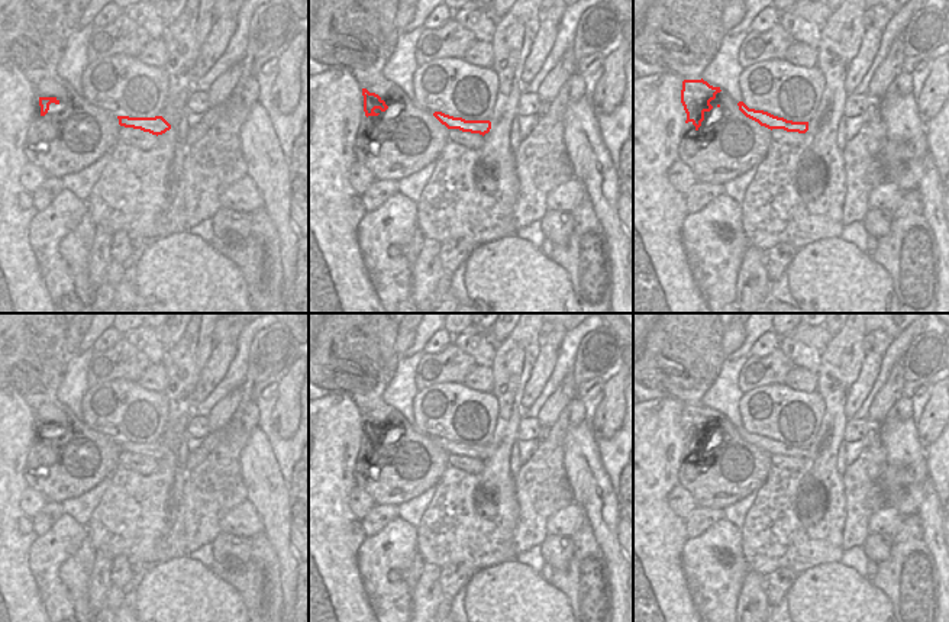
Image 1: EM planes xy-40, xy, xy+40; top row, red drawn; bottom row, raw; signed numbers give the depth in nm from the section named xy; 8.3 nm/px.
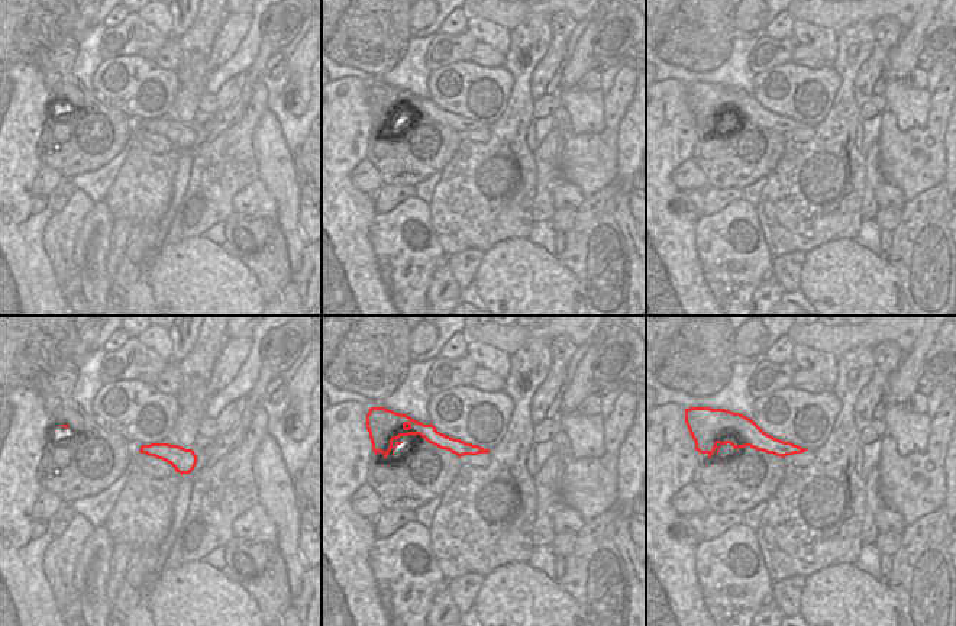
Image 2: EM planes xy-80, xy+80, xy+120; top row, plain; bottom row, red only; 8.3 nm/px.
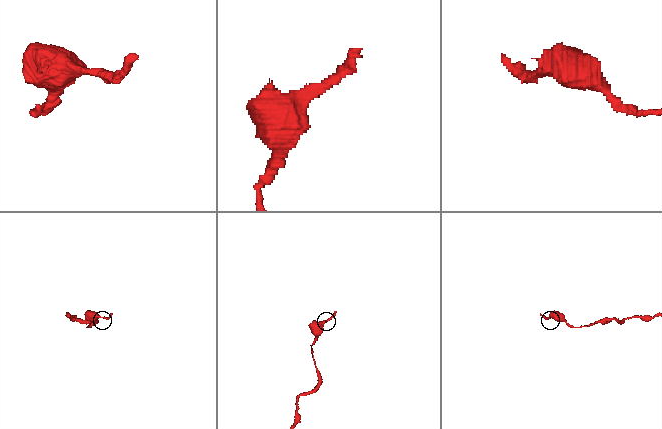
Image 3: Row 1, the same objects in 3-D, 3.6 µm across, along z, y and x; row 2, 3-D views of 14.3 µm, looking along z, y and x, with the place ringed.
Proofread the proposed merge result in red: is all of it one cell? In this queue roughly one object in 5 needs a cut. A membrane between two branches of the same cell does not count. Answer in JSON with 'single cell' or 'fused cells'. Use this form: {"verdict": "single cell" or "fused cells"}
{"verdict": "single cell"}

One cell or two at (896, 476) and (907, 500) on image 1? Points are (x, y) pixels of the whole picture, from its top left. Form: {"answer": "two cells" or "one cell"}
{"answer": "one cell"}

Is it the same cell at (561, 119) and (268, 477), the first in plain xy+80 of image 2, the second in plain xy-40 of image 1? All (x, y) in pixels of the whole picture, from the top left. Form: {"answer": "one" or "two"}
{"answer": "two"}

